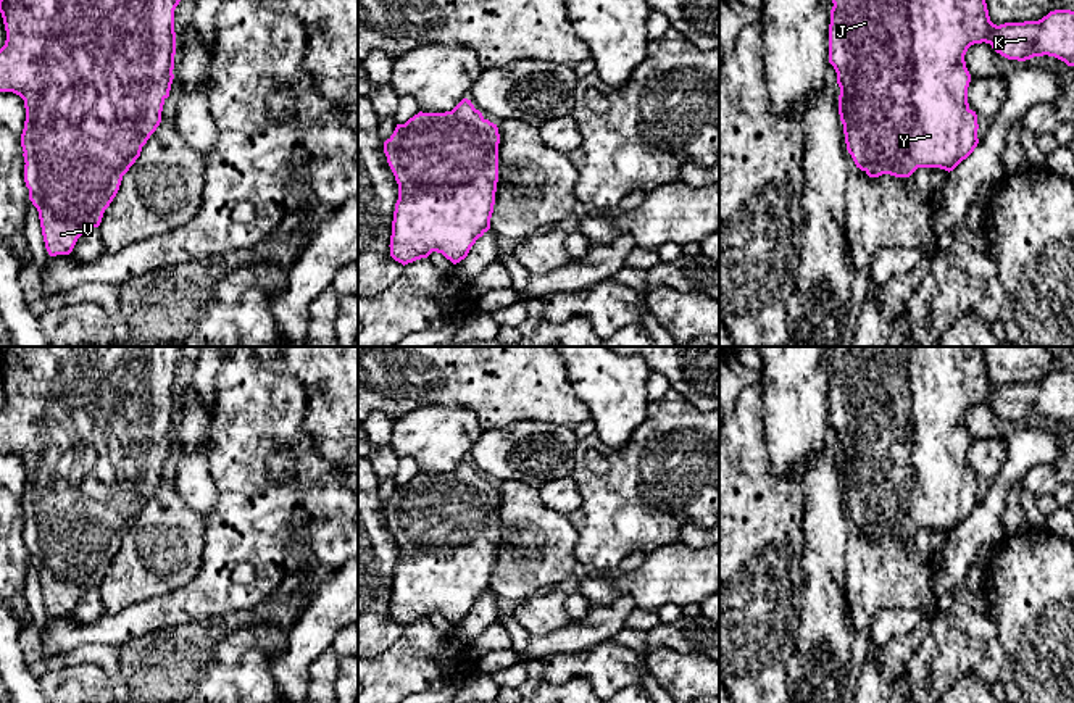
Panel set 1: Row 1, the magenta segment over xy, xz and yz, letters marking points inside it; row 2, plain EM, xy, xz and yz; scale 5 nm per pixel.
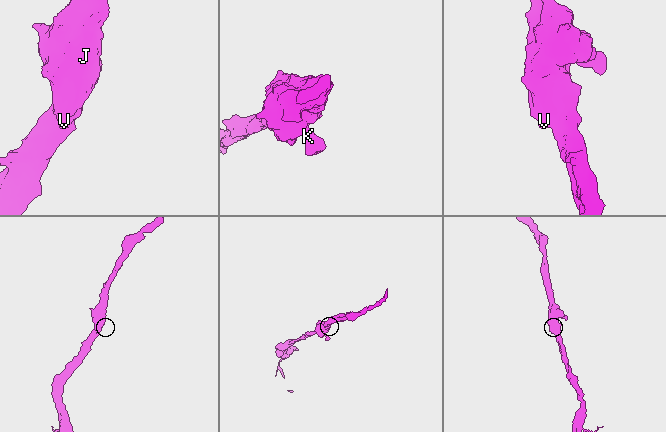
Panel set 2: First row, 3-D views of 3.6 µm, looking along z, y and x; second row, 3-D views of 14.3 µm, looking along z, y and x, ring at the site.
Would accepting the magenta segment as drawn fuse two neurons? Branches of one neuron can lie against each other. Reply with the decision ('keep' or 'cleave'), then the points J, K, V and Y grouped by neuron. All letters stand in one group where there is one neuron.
keep | J K V Y

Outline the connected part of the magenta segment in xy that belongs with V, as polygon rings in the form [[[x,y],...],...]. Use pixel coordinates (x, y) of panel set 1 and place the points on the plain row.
[[[0,347],[0,374],[6,401],[0,410],[0,453],[13,453],[24,461],[26,482],[21,495],[24,543],[29,561],[39,572],[45,609],[50,618],[69,616],[77,600],[90,589],[98,589],[105,571],[116,558],[123,537],[140,518],[142,508],[161,484],[164,461],[174,440],[174,371],[182,358],[181,347]]]

